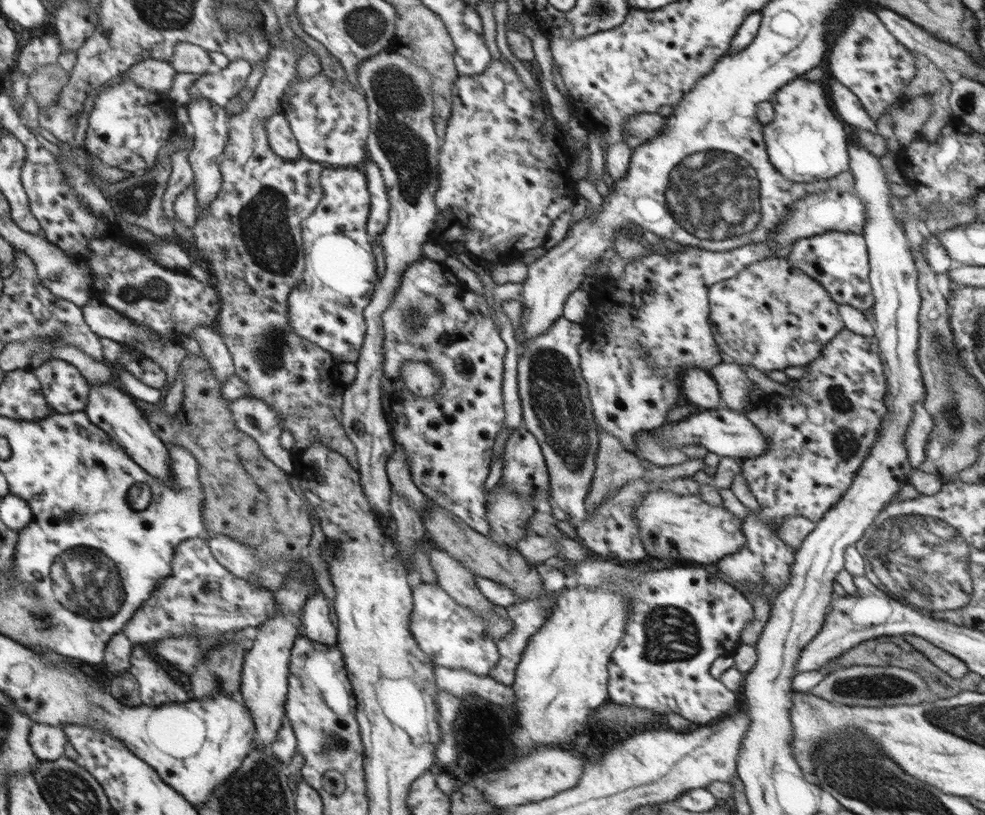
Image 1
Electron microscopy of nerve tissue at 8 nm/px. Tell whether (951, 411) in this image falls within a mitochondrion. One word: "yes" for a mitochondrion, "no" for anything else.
yes

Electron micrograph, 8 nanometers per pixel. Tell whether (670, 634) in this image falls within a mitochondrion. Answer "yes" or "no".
yes

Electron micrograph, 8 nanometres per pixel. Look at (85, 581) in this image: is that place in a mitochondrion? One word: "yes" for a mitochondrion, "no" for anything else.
yes

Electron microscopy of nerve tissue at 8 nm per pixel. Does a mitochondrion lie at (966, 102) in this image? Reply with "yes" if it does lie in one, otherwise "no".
yes

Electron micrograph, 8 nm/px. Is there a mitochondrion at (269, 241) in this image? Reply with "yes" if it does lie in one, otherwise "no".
yes

